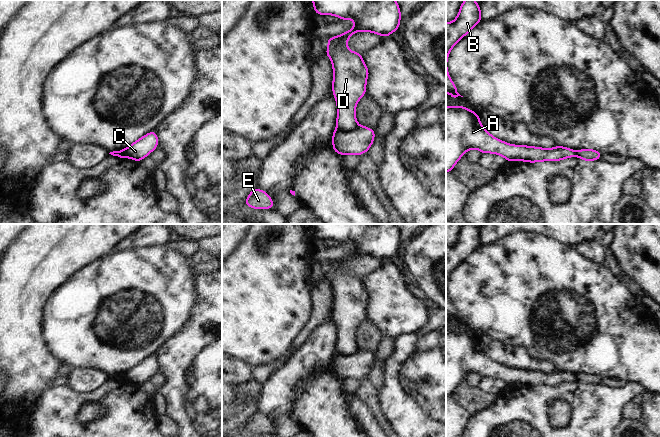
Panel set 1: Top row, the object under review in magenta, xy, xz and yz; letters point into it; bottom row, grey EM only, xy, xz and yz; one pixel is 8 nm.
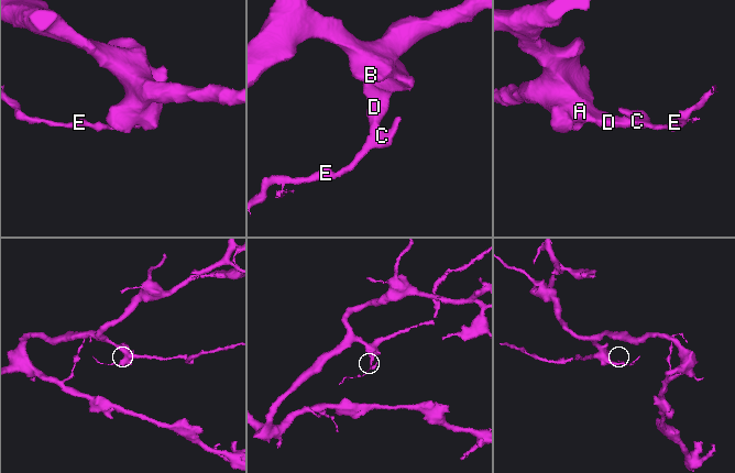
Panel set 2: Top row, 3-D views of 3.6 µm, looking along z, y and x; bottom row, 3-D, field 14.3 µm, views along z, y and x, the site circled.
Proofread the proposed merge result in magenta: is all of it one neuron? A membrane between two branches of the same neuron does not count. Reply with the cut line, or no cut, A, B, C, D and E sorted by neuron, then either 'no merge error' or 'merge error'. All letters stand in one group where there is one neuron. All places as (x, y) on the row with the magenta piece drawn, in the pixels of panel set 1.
xz (358, 125), (350, 130), (337, 130) | A B D / C E | merge error

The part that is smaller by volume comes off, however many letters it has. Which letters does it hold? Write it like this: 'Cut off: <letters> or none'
Cut off: C, E

